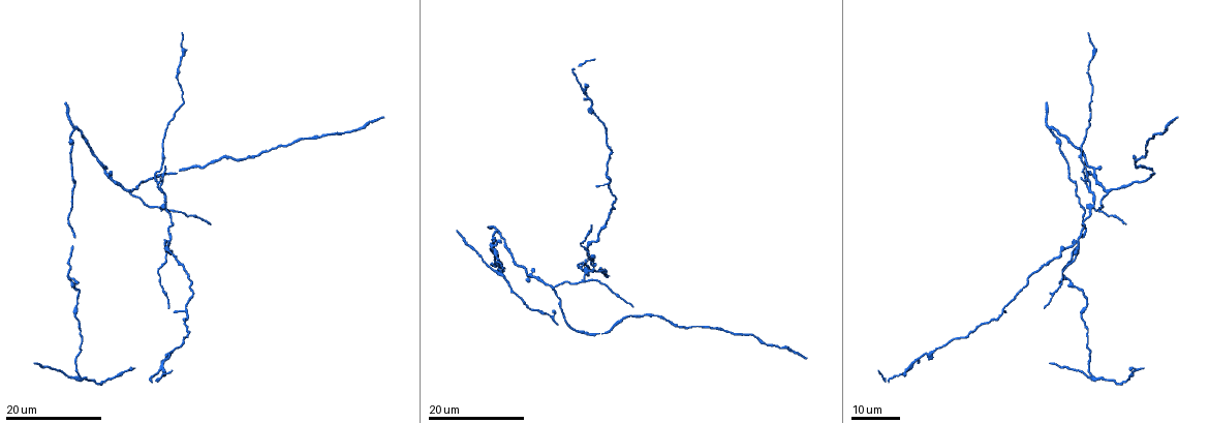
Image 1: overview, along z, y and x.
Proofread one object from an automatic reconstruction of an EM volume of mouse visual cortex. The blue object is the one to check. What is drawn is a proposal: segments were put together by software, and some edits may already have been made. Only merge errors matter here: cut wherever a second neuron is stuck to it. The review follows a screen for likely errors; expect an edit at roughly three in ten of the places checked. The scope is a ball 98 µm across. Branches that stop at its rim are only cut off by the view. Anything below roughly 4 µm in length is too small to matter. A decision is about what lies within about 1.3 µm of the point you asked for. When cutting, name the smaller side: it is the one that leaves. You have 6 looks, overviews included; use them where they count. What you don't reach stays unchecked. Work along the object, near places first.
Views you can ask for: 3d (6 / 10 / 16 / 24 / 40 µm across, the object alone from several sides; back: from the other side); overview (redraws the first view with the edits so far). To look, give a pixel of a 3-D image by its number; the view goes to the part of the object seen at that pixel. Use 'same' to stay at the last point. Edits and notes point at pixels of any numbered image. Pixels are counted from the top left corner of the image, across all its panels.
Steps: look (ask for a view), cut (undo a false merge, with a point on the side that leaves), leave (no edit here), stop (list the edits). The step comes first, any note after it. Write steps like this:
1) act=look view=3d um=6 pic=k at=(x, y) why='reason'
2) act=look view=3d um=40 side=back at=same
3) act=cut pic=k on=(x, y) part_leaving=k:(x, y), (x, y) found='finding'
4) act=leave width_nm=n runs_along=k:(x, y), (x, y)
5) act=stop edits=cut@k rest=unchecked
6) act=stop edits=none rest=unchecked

act=look view=3d um=16 pic=1 at=(1111, 217) why='sudden change in width'

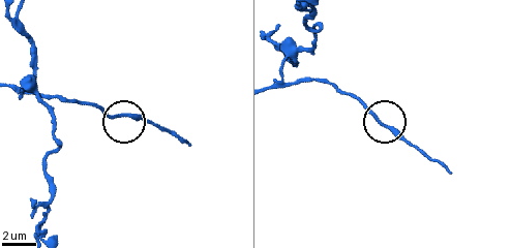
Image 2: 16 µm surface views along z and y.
act=look view=3d um=10 pic=2 at=(377, 116)

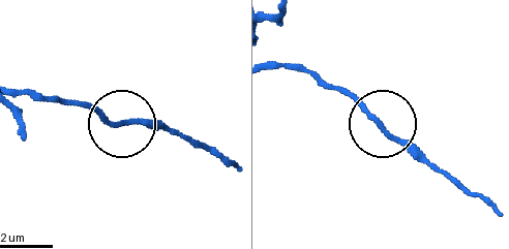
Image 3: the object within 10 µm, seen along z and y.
act=leave width_nm=170 runs_along=3:(12, 92), (72, 98), (119, 125), (170, 129) found='all the same neuron'

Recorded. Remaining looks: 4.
act=look view=3d um=16 pic=1 at=(105, 169) why='sudden change in width'

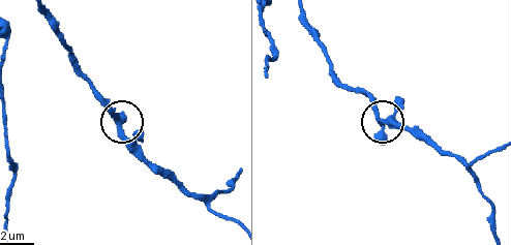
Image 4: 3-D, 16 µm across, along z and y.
act=look view=3d um=6 pic=4 at=(380, 121) why='closer look'

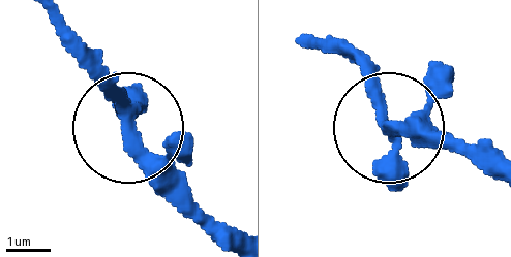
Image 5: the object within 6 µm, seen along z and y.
act=leave arms=3 runs_along=5:(80, 51), (143, 147), (228, 232) found='all the same neuron'

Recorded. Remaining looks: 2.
act=look view=3d um=24 pic=1 at=(586, 280) why='three-way junction'

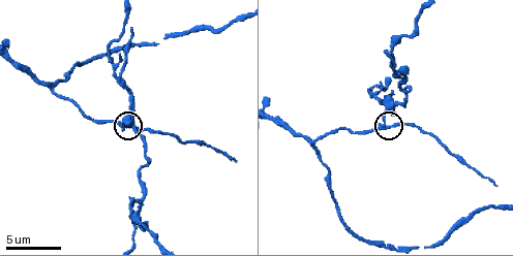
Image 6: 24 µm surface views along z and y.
act=look view=3d um=6 pic=6 at=(385, 127)

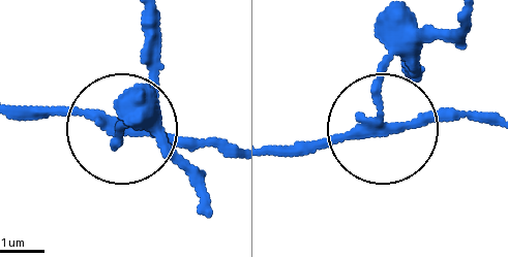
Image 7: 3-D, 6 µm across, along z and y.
act=cut pic=7 on=(391, 53) found='two neurons meet here'

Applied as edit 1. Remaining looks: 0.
act=stop edits=cut@7 rest=unchecked

